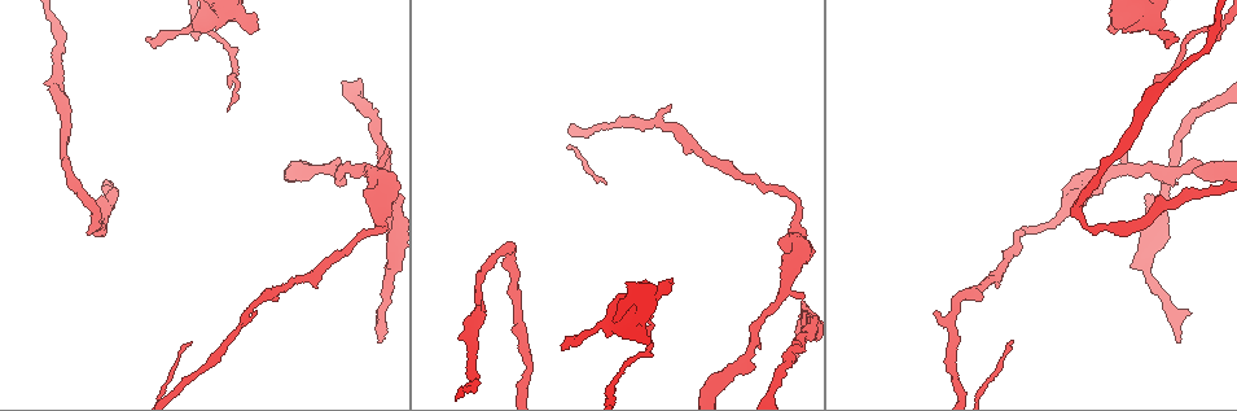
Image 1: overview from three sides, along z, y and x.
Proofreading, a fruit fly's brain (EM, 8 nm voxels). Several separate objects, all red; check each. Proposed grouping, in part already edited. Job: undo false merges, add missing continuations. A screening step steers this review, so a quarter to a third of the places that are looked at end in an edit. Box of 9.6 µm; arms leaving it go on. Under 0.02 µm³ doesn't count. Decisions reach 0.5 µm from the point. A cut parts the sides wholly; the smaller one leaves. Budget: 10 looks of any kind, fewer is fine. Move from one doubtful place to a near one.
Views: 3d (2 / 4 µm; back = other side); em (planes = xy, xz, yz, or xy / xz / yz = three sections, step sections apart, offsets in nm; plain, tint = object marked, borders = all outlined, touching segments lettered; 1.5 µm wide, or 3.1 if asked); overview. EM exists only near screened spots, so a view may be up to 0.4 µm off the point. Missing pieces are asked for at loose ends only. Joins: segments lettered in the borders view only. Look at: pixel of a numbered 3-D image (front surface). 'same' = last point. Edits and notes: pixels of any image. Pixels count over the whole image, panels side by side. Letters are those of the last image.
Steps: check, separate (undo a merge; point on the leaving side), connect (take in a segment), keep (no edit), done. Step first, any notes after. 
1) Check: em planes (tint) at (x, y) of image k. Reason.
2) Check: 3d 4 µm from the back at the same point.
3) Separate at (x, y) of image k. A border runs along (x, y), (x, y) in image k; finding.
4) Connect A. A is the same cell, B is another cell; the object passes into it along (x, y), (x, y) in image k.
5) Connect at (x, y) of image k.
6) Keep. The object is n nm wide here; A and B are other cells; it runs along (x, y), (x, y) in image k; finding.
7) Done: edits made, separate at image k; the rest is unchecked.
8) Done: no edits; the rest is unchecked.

Check: 3d 4 µm at (210, 30) of image 1. Branch stops here.

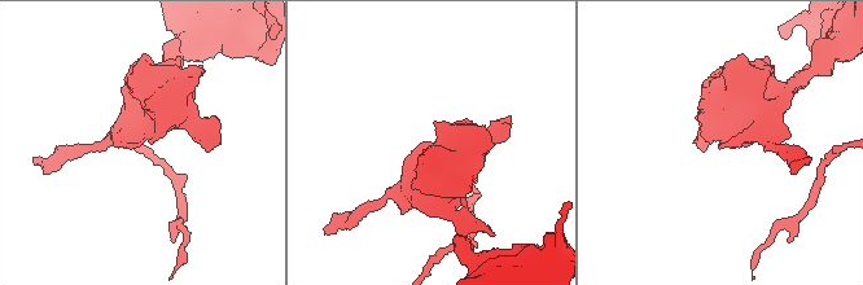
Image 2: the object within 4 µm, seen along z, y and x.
Check: em planes (plain) at (720, 143) of image 2. Now the EM.

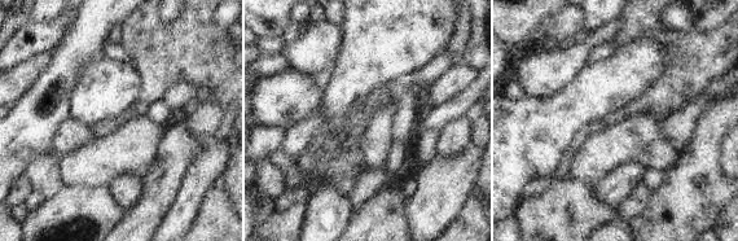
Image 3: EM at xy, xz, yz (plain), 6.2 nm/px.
Check: em planes (borders) at the same point.

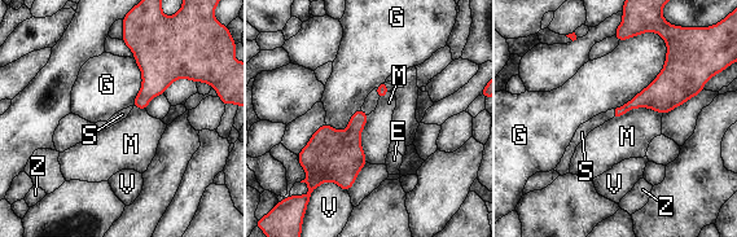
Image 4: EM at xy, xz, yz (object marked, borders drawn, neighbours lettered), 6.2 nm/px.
Connect S. S is the same cell, E, G, M, V and Z are other cells; the object passes into it along (381, 90), (376, 92), (371, 102) in image 4; the neuron continues.

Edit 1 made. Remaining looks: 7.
Check: overview. Redraw.

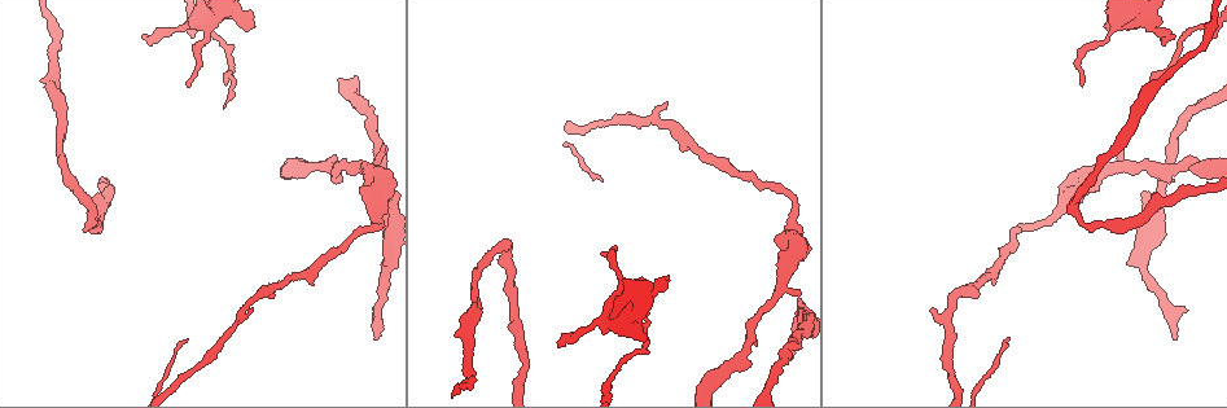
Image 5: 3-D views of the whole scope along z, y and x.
Check: em planes (tint) at (1076, 212) of image 5. Sharp bend.

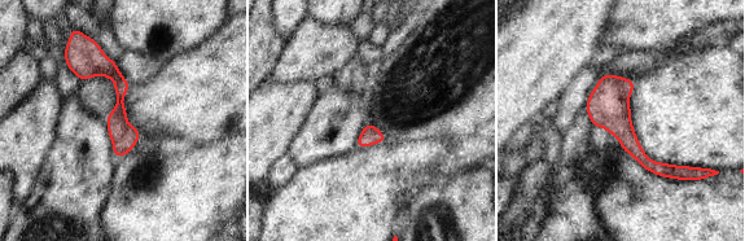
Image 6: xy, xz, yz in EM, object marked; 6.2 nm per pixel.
Check: em planes (borders) at the same point.

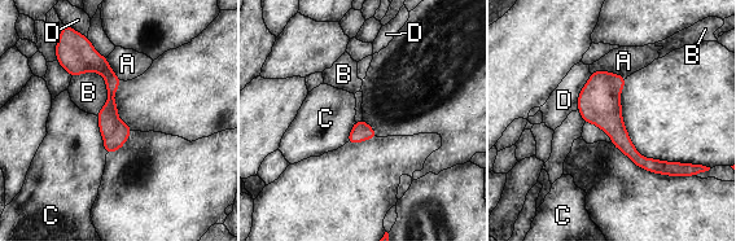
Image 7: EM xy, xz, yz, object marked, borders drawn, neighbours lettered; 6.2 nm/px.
Keep. The object is 160 nm wide here; A, B, C and D are other cells; it runs along (595, 75), (625, 145), (671, 167) in image 7; continuous, no second neuron.

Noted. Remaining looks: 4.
Check: 3d 4 µm at (664, 105) of image 5. Tapers out.

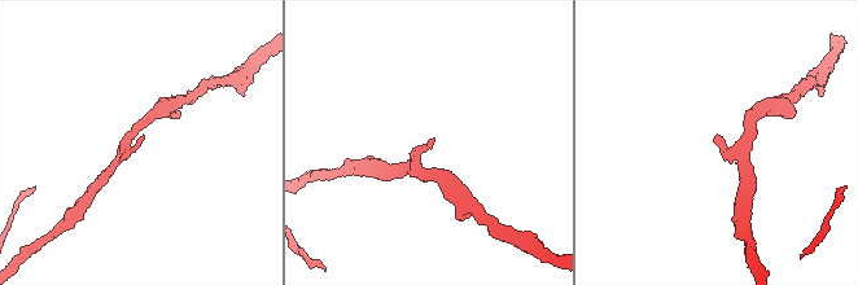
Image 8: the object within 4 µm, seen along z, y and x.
Check: em planes (borders) at (142, 136) of image 8. Shape alone is not enough.

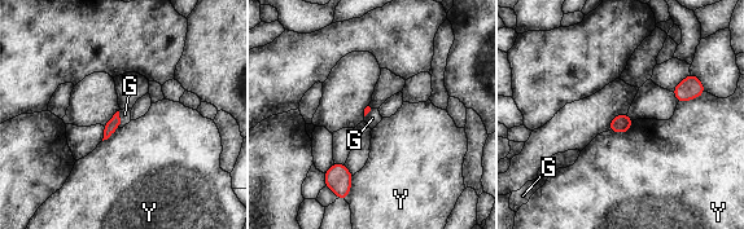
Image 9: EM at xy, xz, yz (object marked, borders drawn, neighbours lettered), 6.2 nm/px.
Keep. G and Y are other cells; a border runs along (118, 111), (119, 127) in image 9; no lettered segment goes on from it.

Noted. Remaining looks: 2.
Check: 3d 4 µm at (1058, 210) of image 5.

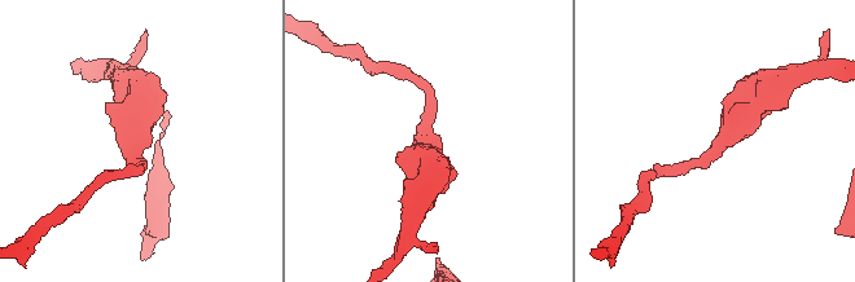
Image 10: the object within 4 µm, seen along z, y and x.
Check: em planes (borders) at (723, 143) of image 10. The arms are 170, 400 nm wide; shape alone is not enough.

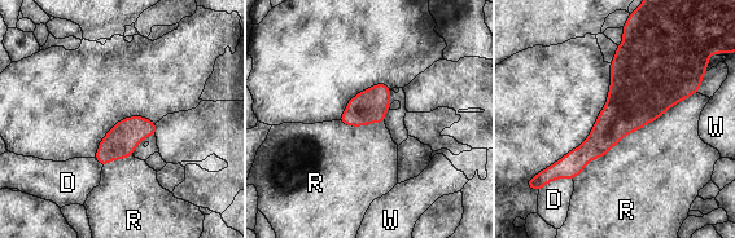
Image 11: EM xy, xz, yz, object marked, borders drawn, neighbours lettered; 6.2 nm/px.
Keep. The longest contact is with R, 950 nm; D, R and W are other cells; continuous, no second neuron.

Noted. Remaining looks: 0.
Done: edits made, connect at image 4; the rest is unchecked.

